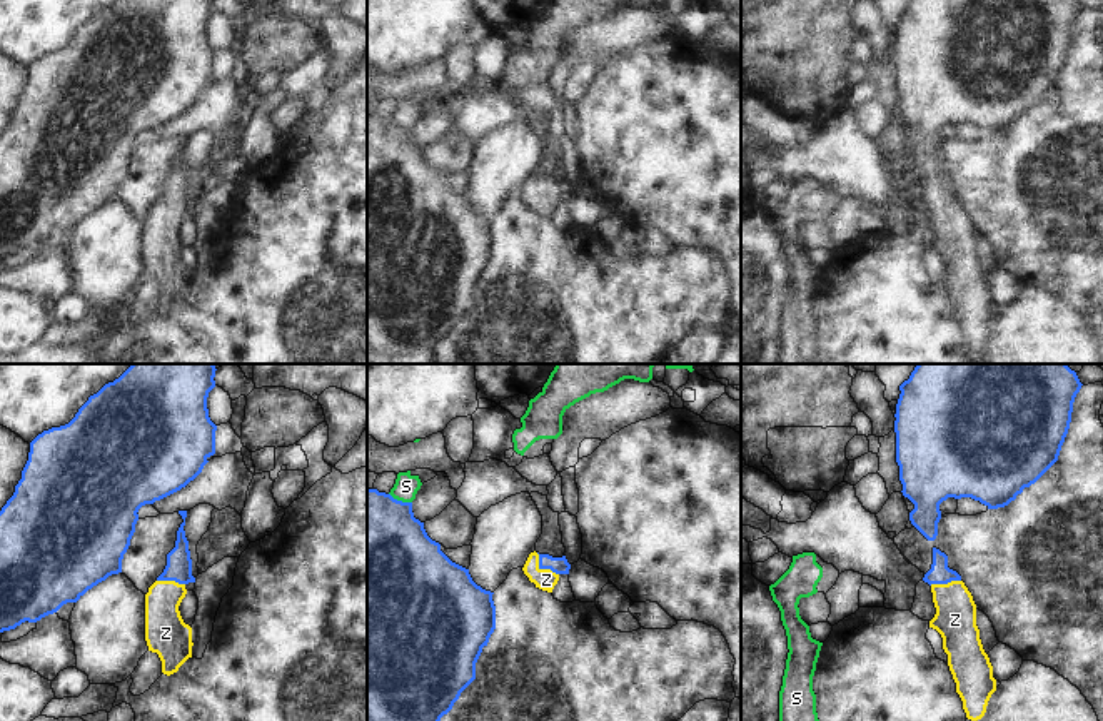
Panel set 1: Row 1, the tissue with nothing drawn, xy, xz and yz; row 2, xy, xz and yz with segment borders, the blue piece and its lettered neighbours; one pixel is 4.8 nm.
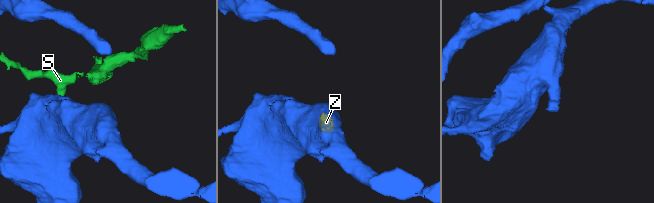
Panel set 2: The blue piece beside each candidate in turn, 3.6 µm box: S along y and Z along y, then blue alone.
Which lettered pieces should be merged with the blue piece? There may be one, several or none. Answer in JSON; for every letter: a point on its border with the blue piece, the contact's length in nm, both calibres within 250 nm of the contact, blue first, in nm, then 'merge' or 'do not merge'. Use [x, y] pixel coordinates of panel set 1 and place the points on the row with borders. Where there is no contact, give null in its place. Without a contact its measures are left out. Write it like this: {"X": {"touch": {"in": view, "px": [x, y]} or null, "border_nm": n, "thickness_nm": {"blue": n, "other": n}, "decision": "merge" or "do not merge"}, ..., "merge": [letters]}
{"S": {"touch": {"in": "xz", "px": [401, 501]}, "border_nm": 120, "thickness_nm": {"blue": 480, "other": 120}, "decision": "do not merge"}, "Z": {"touch": {"in": "xz", "px": [543, 568]}, "border_nm": 160, "thickness_nm": {"blue": 80, "other": 100}, "decision": "merge"}, "merge": ["Z"]}

